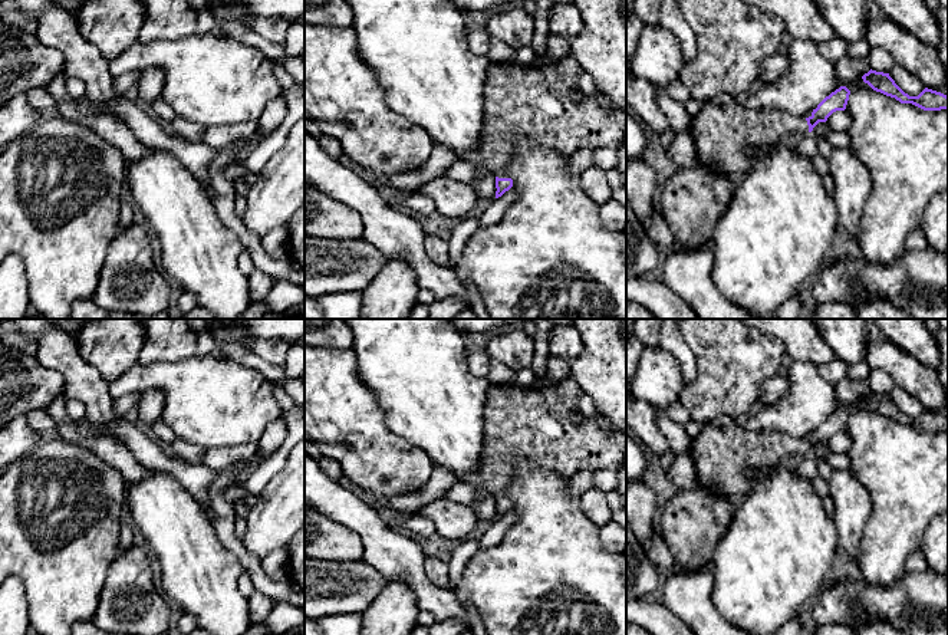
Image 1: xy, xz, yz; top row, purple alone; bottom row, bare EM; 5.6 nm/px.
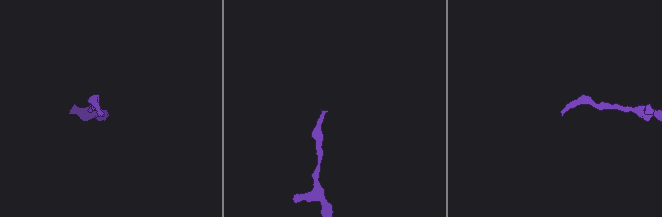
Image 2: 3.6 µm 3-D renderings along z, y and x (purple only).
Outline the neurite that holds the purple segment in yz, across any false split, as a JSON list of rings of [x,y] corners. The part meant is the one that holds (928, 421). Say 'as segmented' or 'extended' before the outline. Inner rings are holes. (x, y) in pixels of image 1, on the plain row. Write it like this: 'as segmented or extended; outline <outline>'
as segmented; outline [[[870,391],[868,395],[862,398],[862,401],[873,412],[895,420],[901,425],[912,425],[924,432],[948,431],[947,417],[925,409],[918,418],[909,418],[895,405],[889,395],[876,394]]]

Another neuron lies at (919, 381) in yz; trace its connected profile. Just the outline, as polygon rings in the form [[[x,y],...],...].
[[[888,339],[878,343],[868,342],[865,361],[872,369],[888,372],[895,385],[916,398],[925,409],[937,412],[948,407],[948,391],[939,382],[937,371]]]

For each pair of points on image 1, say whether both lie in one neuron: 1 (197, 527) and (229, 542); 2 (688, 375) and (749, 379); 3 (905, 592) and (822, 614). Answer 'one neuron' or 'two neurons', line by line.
1: two neurons
2: two neurons
3: one neuron

